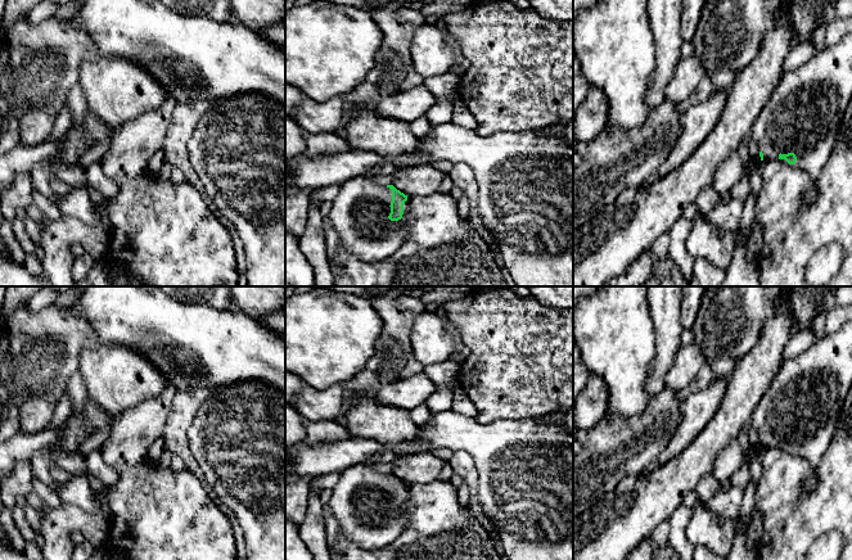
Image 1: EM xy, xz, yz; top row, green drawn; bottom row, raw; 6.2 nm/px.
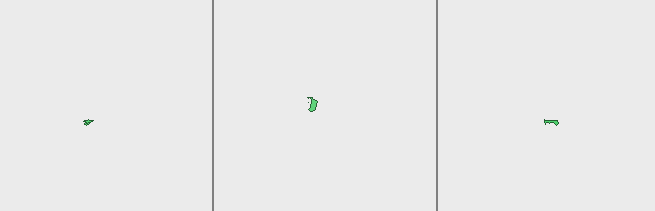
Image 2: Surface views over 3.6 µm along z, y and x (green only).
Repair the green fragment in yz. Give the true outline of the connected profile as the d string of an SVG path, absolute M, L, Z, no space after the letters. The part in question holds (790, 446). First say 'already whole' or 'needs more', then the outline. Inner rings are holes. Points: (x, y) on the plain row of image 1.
needs more; M852 322L781 363L752 414L761 448L785 447L817 466L852 385Z

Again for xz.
needs more; M371 464L352 465L342 471L335 487L325 500L335 516L339 530L356 546L371 551L387 547L404 532L407 512L402 503L407 498L407 483L393 473L379 473Z

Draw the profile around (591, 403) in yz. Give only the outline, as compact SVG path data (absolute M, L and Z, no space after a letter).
M590 375L586 387L581 390L573 410L573 424L578 430L591 429L605 416L609 392L599 375Z

